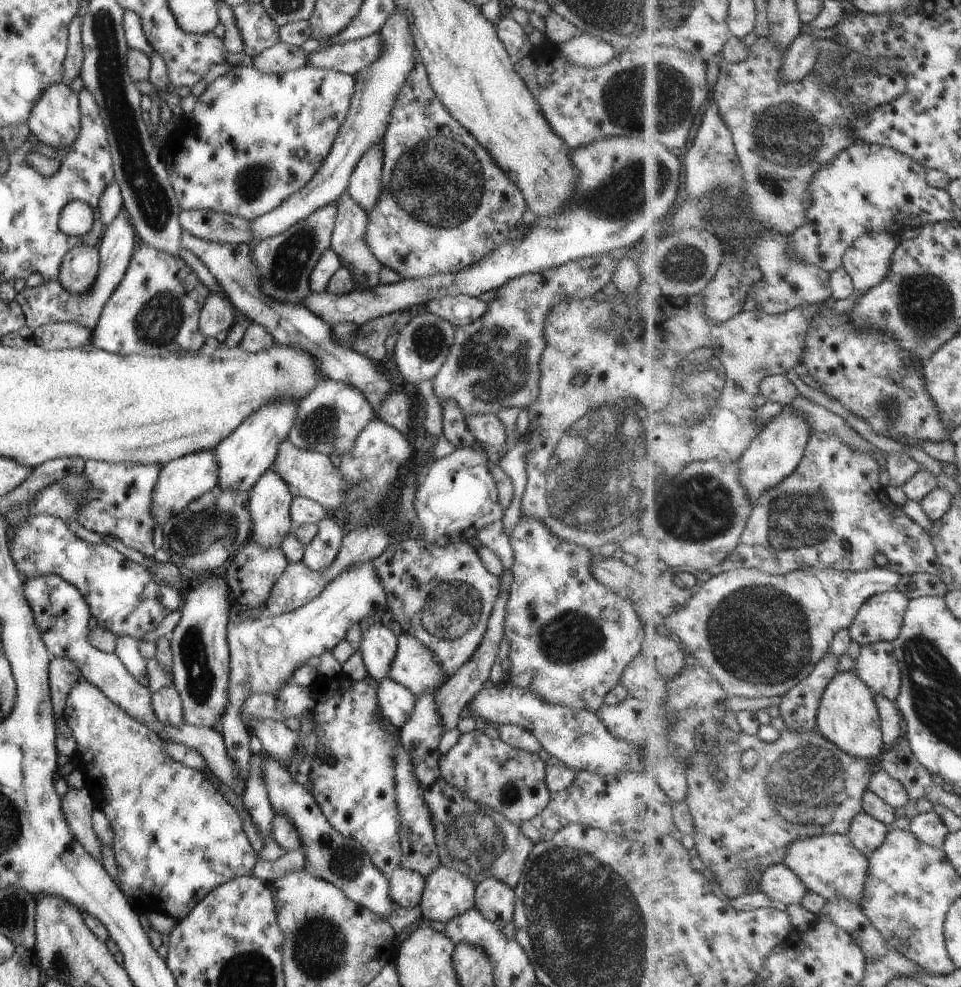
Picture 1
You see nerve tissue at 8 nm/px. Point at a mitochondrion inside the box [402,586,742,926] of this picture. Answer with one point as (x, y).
(476, 840)

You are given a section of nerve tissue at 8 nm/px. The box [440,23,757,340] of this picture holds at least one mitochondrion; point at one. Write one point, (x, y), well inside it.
(623, 94)

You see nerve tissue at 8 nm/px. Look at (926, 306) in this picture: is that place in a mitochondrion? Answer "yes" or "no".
yes

